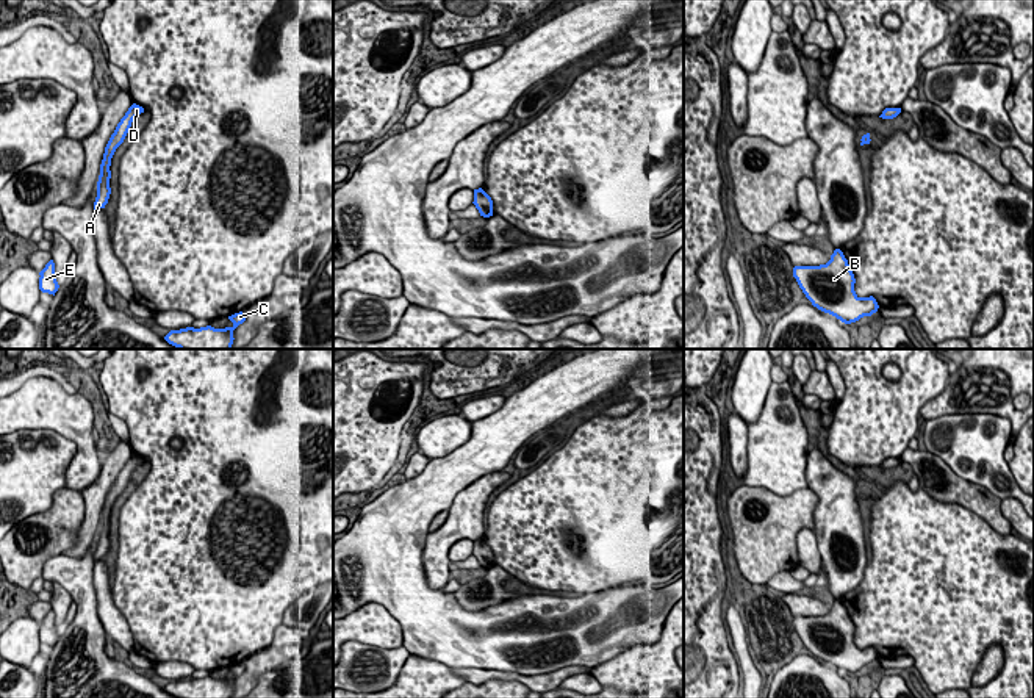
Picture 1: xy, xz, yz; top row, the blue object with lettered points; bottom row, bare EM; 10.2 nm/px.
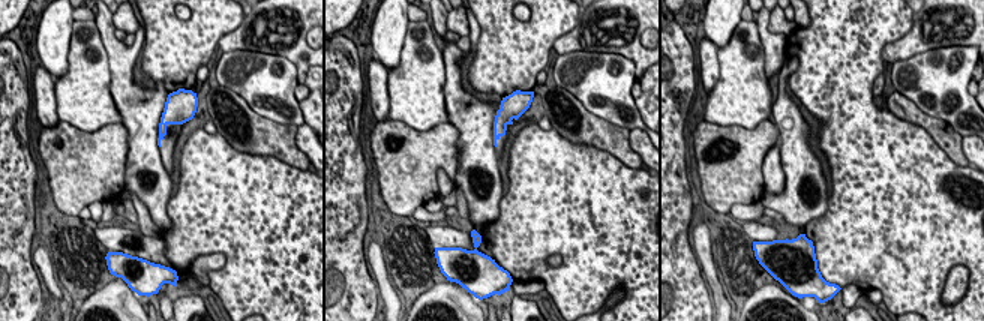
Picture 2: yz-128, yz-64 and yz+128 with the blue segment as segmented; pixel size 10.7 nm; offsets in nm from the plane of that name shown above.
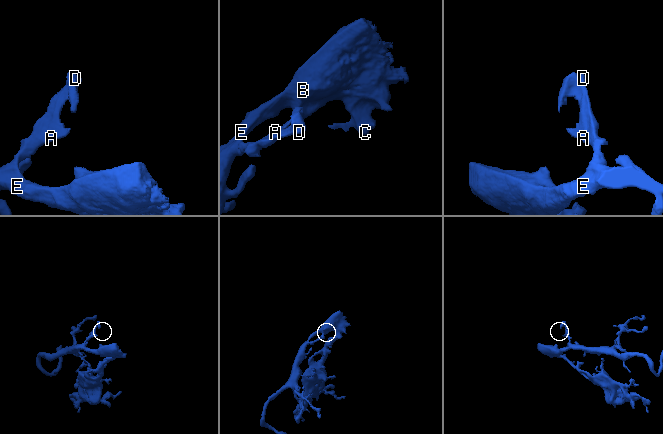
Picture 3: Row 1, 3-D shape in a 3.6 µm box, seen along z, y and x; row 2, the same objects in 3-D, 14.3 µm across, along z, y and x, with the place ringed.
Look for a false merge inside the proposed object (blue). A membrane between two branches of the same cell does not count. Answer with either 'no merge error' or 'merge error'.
no merge error

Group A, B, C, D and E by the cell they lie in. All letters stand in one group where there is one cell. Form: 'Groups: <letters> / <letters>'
Groups: A B C D E

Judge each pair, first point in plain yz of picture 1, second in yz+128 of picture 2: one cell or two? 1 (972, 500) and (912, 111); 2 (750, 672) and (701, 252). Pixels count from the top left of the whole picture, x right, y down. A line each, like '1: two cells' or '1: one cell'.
1: one cell
2: one cell

